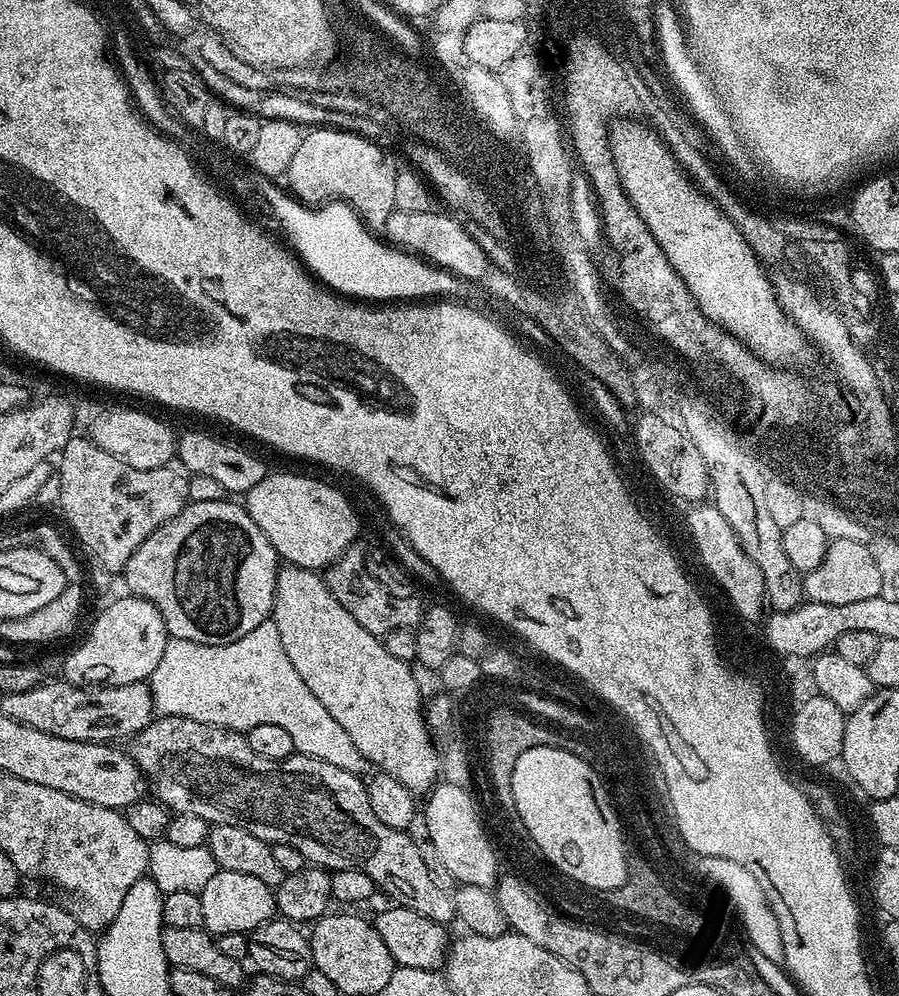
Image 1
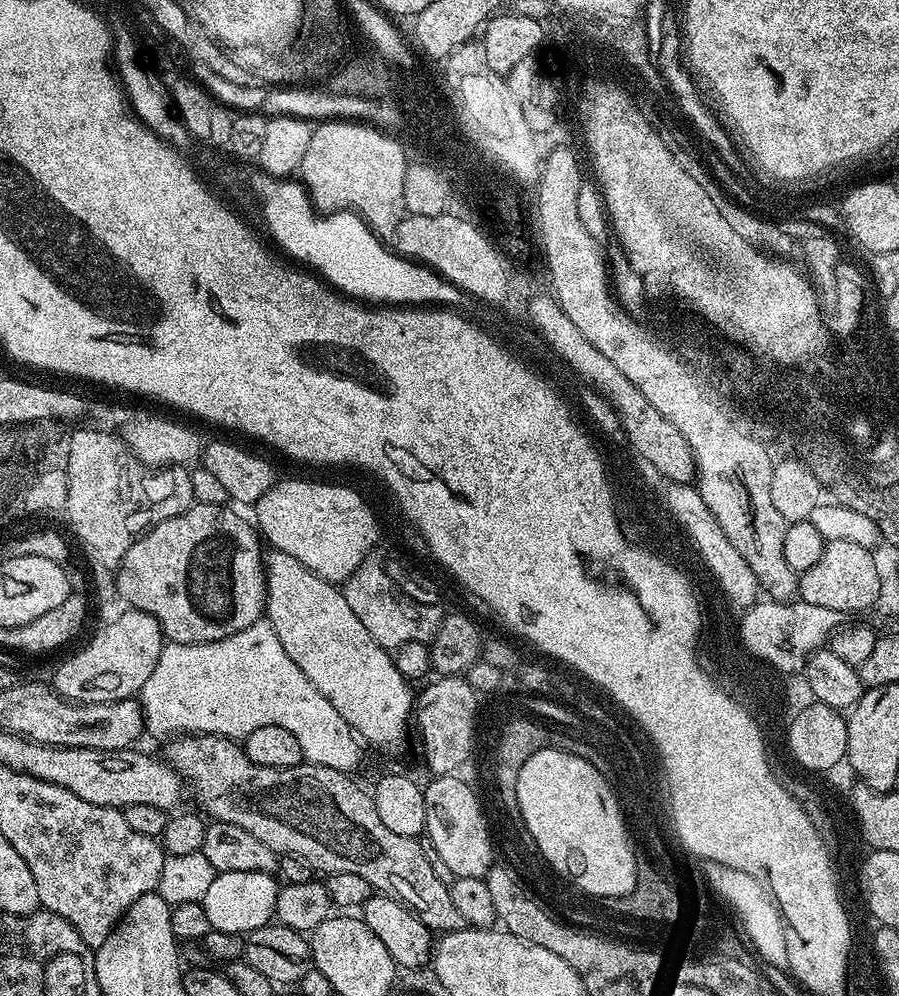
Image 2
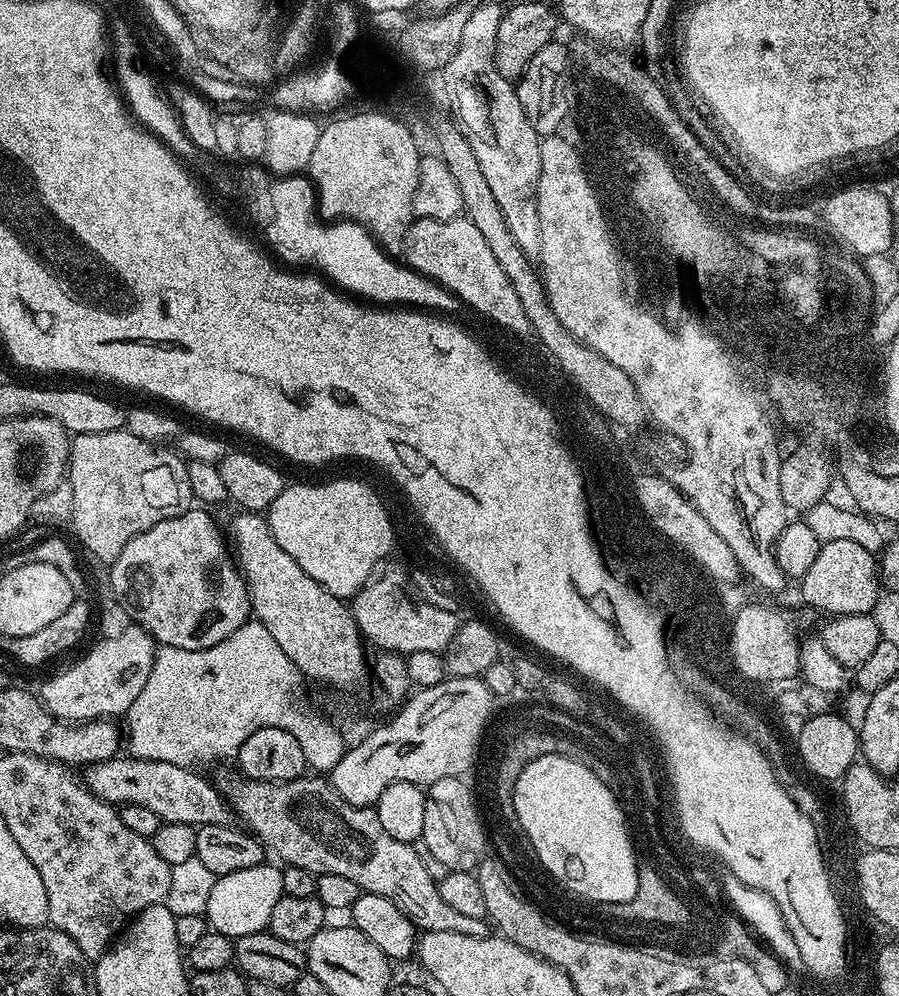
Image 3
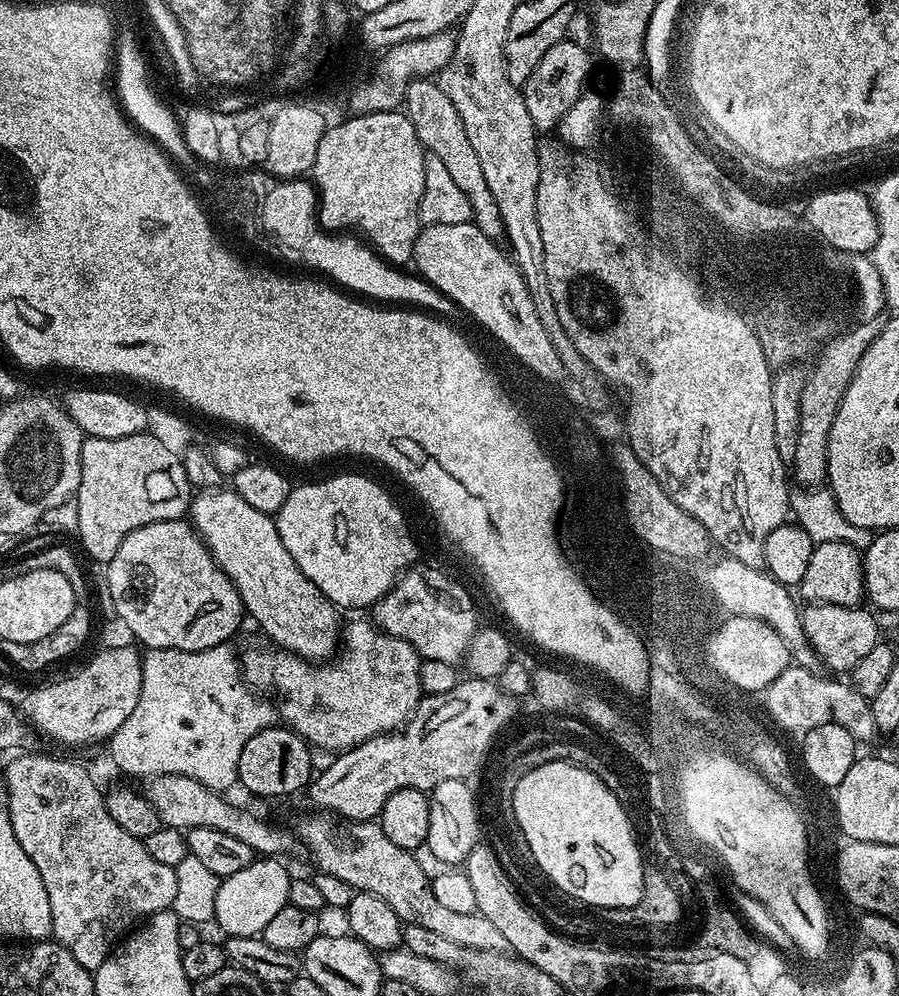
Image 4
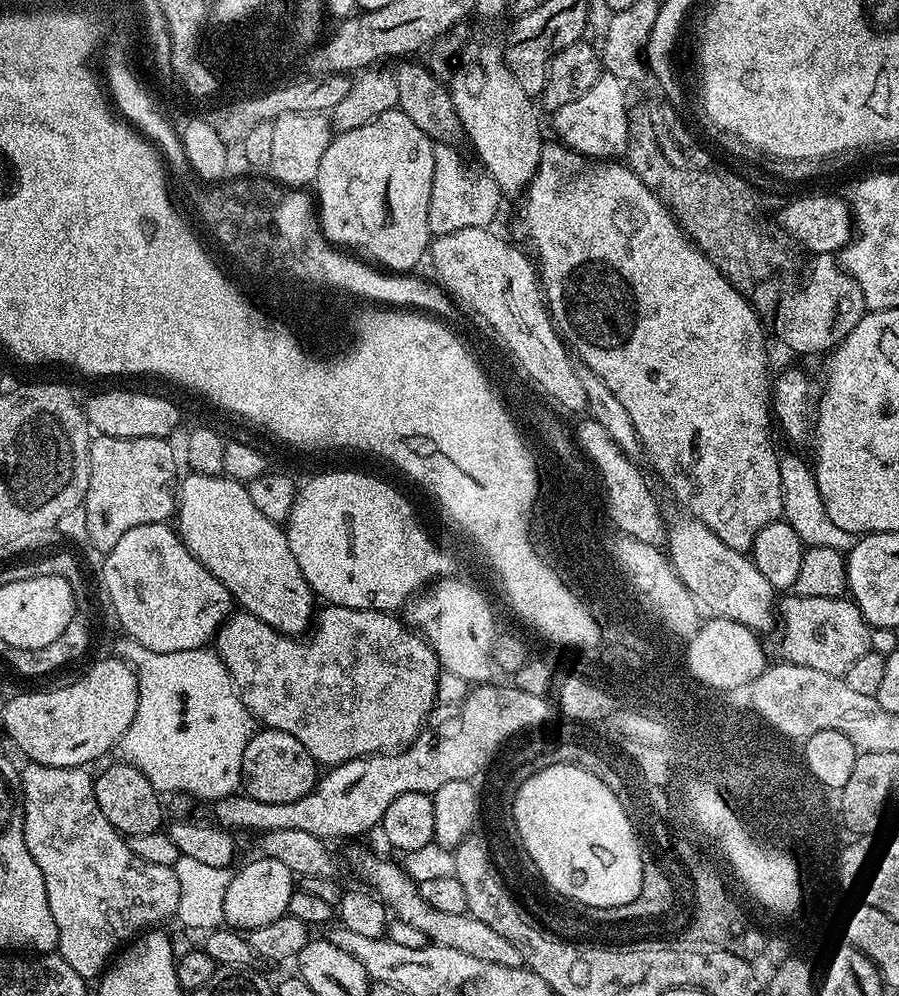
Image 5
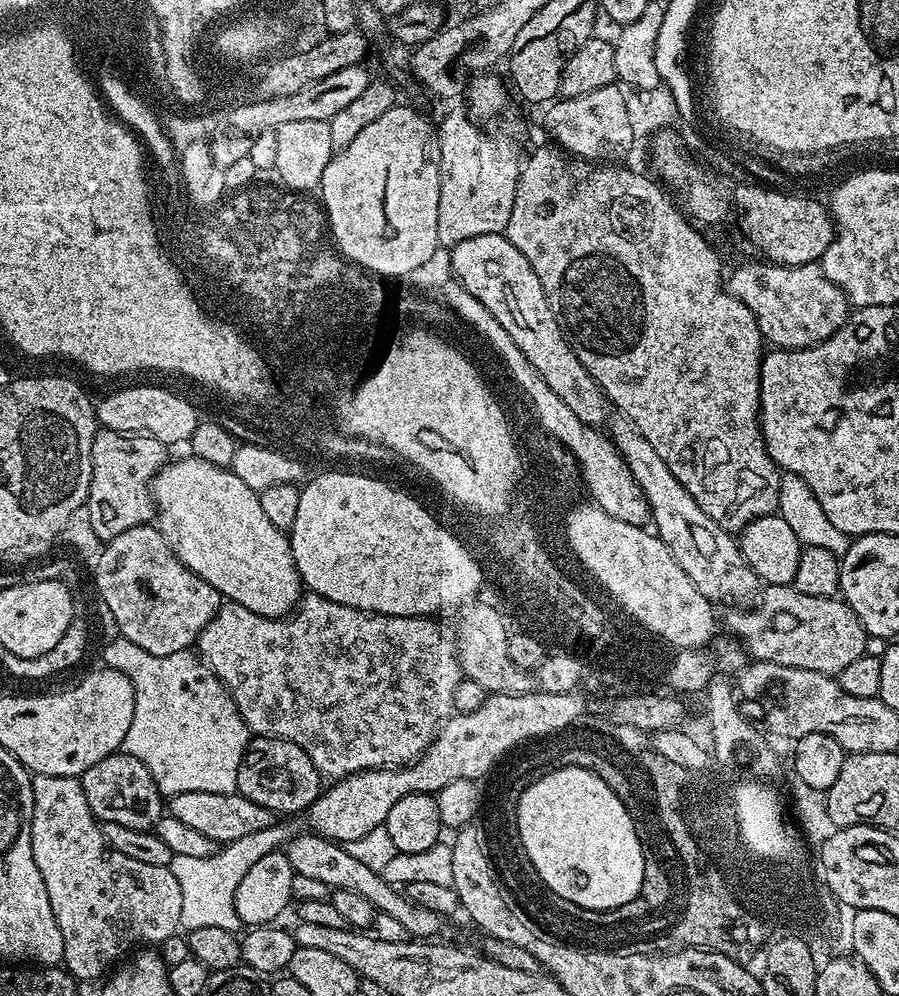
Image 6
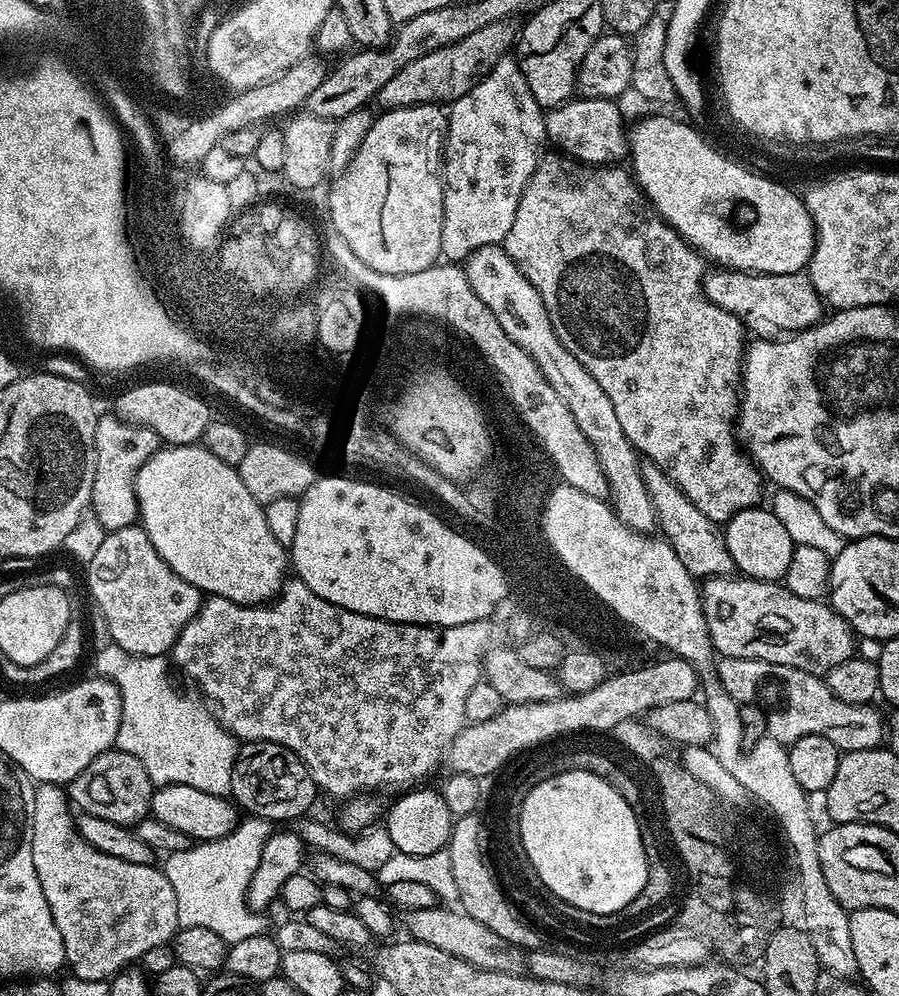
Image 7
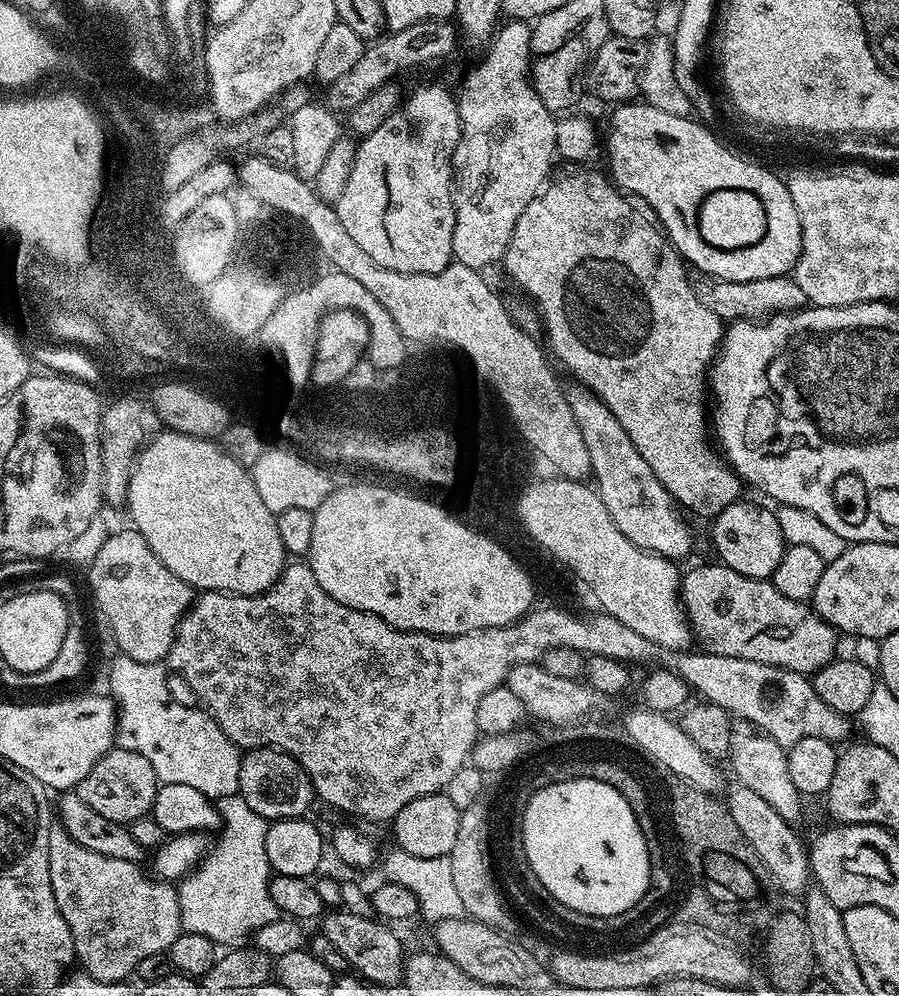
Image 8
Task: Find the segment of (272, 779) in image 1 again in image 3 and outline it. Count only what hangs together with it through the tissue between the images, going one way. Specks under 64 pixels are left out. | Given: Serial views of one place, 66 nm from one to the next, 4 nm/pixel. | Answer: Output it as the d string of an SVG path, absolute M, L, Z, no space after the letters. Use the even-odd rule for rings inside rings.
M305 774L293 780L249 780L239 778L232 780L222 792L232 811L238 817L239 823L251 832L269 853L277 852L284 859L285 865L300 867L311 872L313 876L322 874L342 874L358 882L358 886L365 892L382 894L390 898L402 909L417 929L425 932L434 930L454 930L454 934L470 934L471 936L486 936L490 932L487 919L466 918L466 914L458 914L446 902L442 902L440 885L430 876L423 866L419 851L406 842L398 842L398 838L390 838L382 822L378 822L375 807L355 808L350 802L342 799L332 789L331 783L323 775Z

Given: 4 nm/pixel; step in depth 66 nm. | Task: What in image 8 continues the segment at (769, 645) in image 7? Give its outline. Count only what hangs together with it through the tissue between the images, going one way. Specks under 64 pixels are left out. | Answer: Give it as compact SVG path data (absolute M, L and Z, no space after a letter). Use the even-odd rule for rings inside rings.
M719 562L700 564L683 573L680 603L695 643L705 652L722 654L726 658L746 658L750 662L762 662L805 674L815 674L822 670L822 666L837 659L836 629L827 624L805 601L786 598L786 594L780 593L772 585L771 579L746 578Z

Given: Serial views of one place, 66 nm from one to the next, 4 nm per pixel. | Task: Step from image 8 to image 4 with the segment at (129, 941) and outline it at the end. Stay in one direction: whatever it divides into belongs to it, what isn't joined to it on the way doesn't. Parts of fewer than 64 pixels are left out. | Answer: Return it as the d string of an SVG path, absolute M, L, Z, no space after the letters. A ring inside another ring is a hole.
M32 752L29 756L20 756L5 766L2 783L8 787L8 809L10 810L10 822L14 826L14 834L18 838L19 844L22 845L22 850L26 850L26 854L30 854L30 862L34 862L34 866L38 866L38 874L42 874L46 894L50 894L52 936L57 944L61 944L66 950L70 950L70 954L74 954L74 959L79 965L87 972L95 974L98 966L102 966L102 962L106 962L106 958L112 955L129 929L139 925L141 921L156 912L171 907L178 890L176 871L172 867L163 865L162 862L154 862L154 858L150 858L150 850L146 850L144 842L134 834L126 834L126 830L122 830L122 826L118 826L118 822L114 822L114 818L110 818L110 810L106 810L104 801L105 793L102 788L100 792L95 778L78 761L63 760L60 756L43 756L40 752Z

